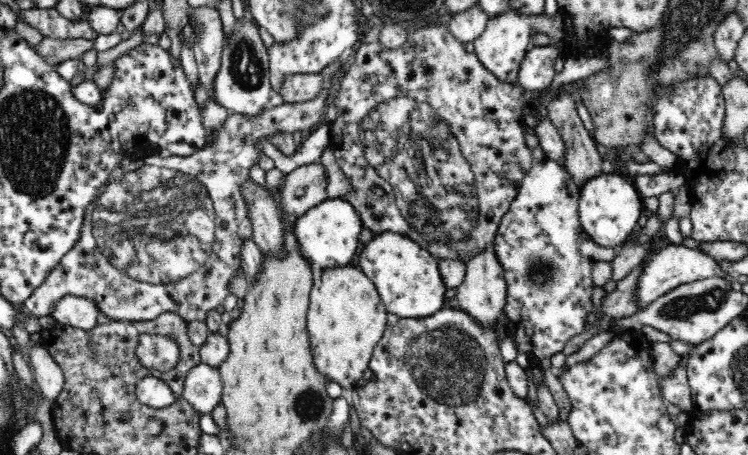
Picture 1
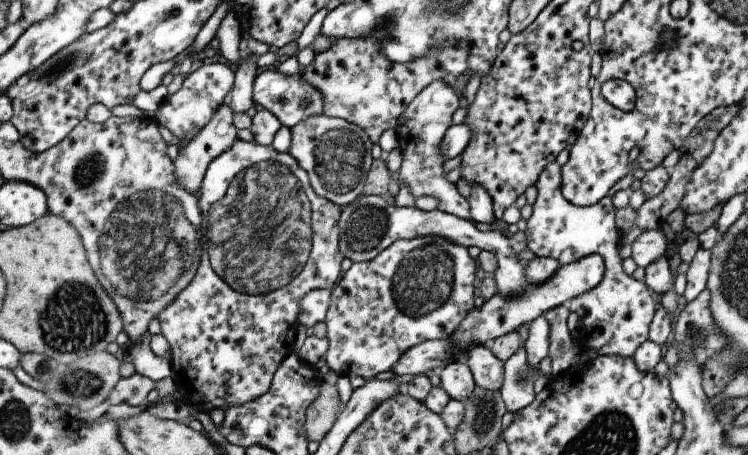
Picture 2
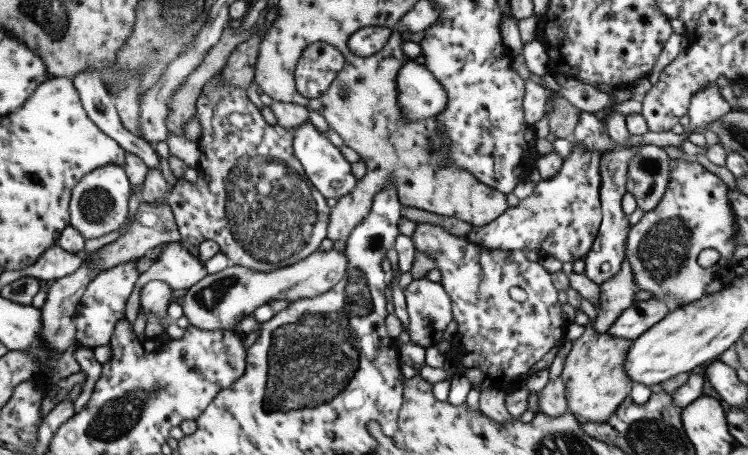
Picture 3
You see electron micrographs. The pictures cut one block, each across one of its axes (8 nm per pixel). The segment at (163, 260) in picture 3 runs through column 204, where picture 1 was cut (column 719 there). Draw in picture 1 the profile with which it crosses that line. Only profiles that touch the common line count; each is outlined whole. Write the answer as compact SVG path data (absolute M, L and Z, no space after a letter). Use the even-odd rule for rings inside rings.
M668 244L666 248L662 248L660 252L646 256L644 258L644 268L638 276L638 286L636 286L636 301L639 306L638 311L646 310L648 304L655 302L658 298L668 294L670 290L682 286L682 284L690 284L696 280L708 280L708 278L724 278L732 281L732 276L720 269L720 264L714 258L702 253L700 250L691 250L684 245Z

